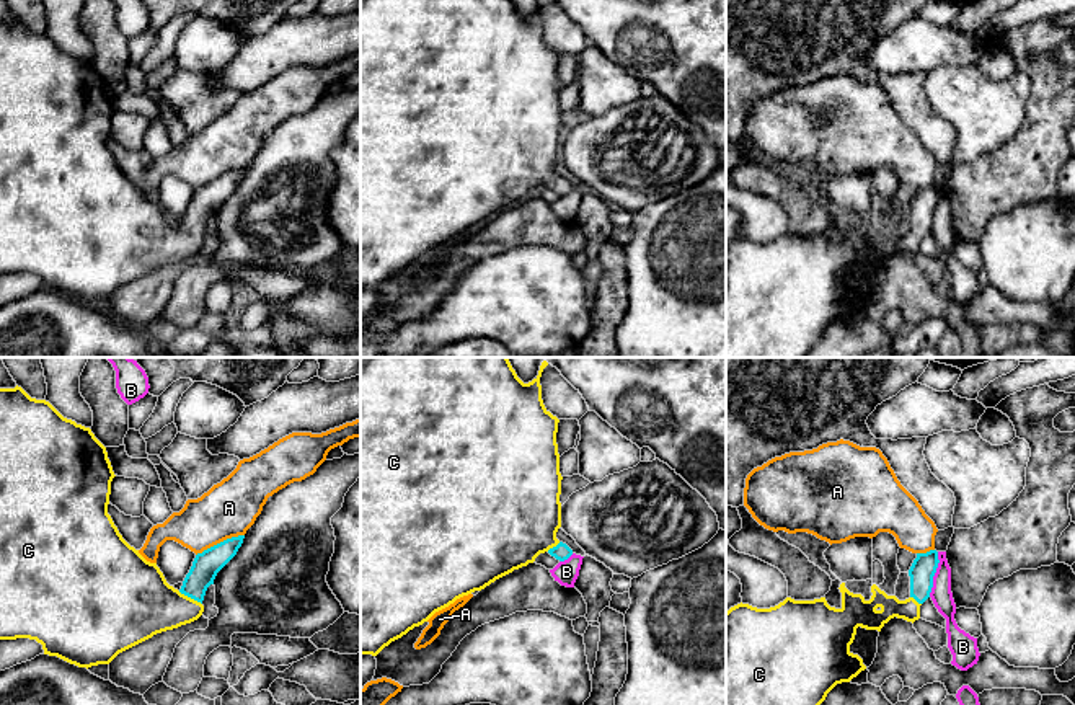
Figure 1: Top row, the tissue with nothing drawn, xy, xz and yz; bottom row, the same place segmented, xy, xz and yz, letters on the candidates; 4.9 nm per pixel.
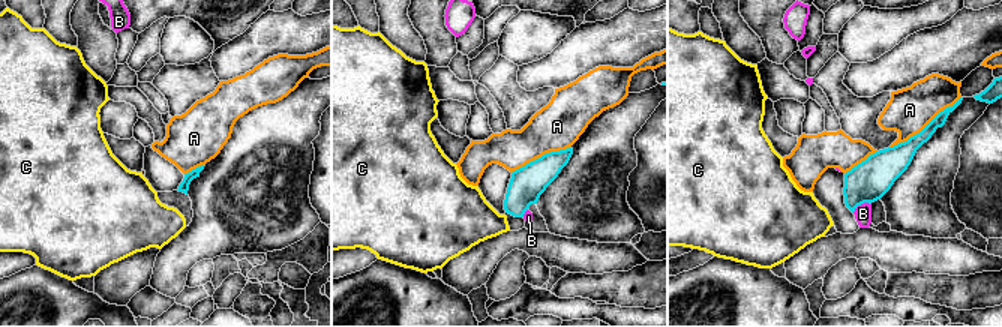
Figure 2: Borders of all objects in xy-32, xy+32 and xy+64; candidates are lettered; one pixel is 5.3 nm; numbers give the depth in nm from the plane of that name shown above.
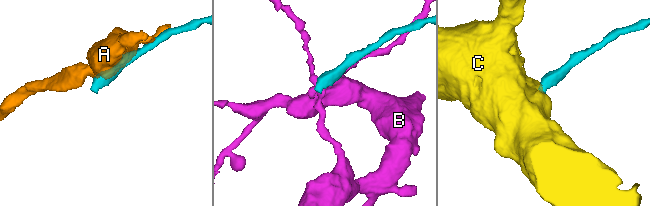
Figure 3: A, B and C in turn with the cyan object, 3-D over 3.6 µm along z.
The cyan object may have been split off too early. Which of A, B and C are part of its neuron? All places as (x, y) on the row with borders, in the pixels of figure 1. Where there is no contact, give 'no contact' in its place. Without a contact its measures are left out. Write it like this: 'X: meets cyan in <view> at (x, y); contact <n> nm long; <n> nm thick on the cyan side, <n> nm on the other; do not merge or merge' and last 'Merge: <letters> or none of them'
A: meets cyan in xy at (221, 542); contact 260 nm long; 140 nm thick on the cyan side, 280 nm on the other; do not merge
B: meets cyan in yz at (933, 575); contact 220 nm long; 120 nm thick on the cyan side, 110 nm on the other; do not merge
C: meets cyan in xy at (190, 596); contact 140 nm long; 140 nm thick on the cyan side, 340 nm on the other; merge
Merge: C

